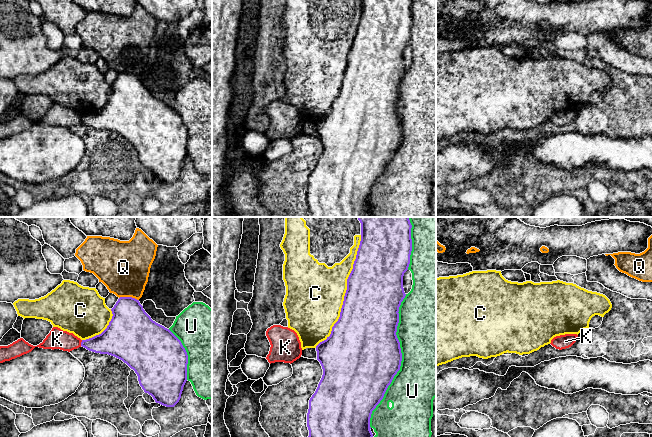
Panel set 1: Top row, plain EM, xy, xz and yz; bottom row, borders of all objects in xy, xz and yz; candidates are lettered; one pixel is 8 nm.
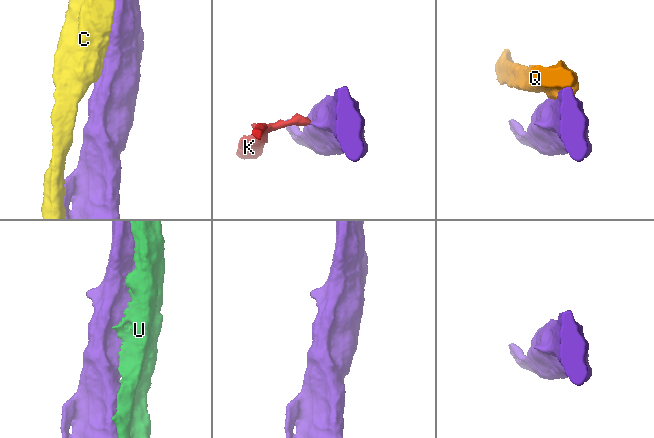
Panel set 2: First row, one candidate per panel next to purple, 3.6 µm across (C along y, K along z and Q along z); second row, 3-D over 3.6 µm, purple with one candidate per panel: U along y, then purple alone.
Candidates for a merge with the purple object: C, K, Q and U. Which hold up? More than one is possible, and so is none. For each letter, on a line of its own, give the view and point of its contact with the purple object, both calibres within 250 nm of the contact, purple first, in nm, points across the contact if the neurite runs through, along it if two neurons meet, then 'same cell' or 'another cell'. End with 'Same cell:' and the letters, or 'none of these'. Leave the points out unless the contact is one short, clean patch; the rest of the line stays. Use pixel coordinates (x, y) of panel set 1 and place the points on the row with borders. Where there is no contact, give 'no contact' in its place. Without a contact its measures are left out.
C: xz (346, 292) | 460/460 nm | another cell
K: xy (81, 343) | 220/160 nm | along xy (82, 340), (80, 345) | another cell
Q: xy (129, 297) | 360/420 nm | another cell
U: xz (401, 360) | 480/500 nm | another cell
Same cell: none of these

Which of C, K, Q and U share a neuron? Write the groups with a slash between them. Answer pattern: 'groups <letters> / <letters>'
groups C / K / Q / U

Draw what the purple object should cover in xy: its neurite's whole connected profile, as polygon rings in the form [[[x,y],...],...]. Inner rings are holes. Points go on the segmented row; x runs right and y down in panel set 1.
[[[120,297],[111,311],[113,316],[107,328],[99,335],[82,340],[81,346],[122,360],[135,371],[140,386],[156,403],[174,407],[187,381],[188,355],[181,341],[169,329],[153,321],[135,298]]]

